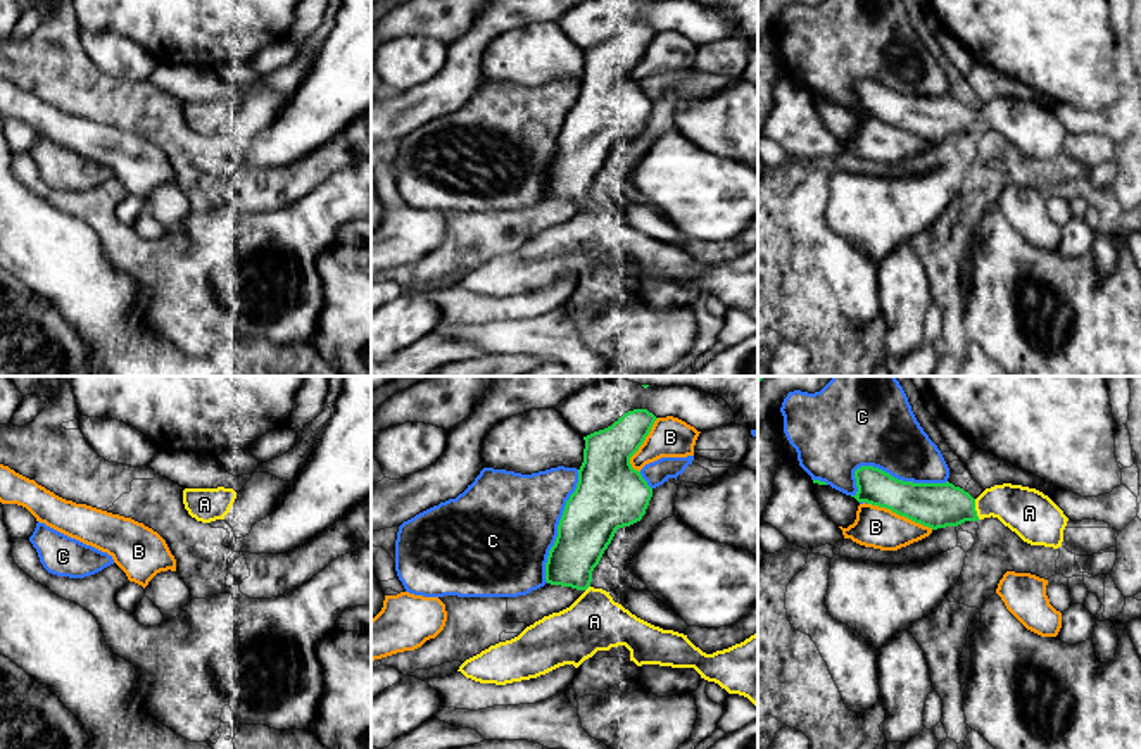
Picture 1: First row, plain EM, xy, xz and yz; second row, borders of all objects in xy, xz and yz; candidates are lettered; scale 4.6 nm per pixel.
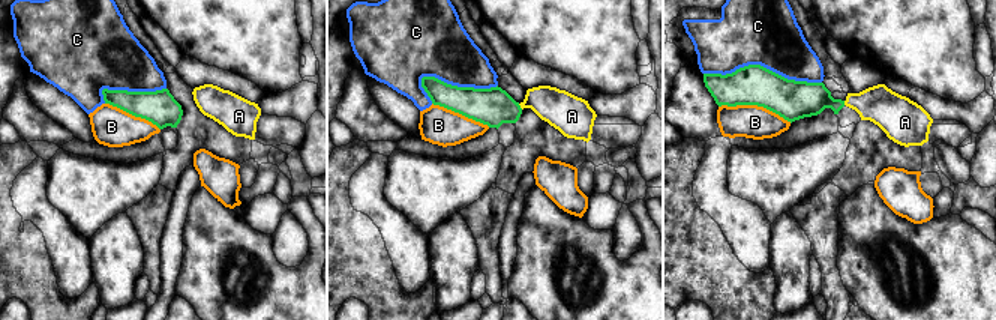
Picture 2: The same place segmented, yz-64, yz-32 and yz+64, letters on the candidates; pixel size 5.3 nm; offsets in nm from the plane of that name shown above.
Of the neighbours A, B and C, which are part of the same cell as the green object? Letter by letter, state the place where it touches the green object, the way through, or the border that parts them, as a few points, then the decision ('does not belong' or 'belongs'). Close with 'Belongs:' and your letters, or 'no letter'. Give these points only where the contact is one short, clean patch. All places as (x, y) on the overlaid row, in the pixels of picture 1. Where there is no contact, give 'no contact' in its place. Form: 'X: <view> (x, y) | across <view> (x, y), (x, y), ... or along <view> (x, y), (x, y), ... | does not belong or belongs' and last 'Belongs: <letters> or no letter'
A: yz (974, 509) | across yz (931, 504), (974, 509), (1021, 508), (1026, 511) | belongs
B: yz (900, 515) | does not belong
C: yz (888, 473) | does not belong
Belongs: A

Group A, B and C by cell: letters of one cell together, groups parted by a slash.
A / B / C

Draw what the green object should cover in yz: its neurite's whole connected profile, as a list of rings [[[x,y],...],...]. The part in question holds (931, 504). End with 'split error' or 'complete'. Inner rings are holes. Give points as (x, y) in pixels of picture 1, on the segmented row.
[[[861,466],[854,471],[858,502],[891,509],[932,530],[965,521],[998,518],[1031,545],[1058,549],[1069,518],[1043,492],[1022,485],[994,485],[977,499],[953,483],[913,483],[889,473]]]; split error

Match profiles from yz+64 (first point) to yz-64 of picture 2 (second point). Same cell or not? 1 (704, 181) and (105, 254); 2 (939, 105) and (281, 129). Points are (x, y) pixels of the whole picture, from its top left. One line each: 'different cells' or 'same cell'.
1: different cells
2: different cells

